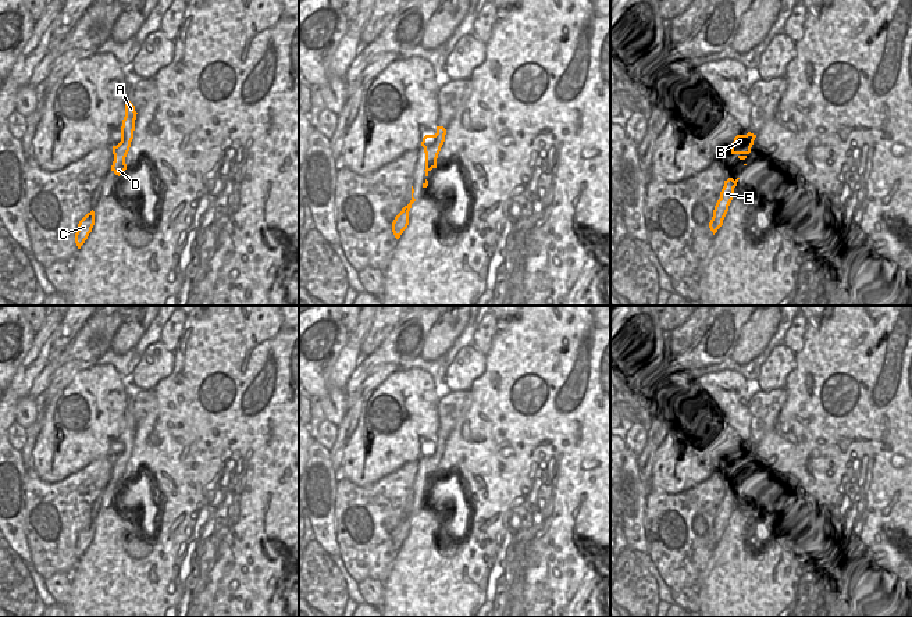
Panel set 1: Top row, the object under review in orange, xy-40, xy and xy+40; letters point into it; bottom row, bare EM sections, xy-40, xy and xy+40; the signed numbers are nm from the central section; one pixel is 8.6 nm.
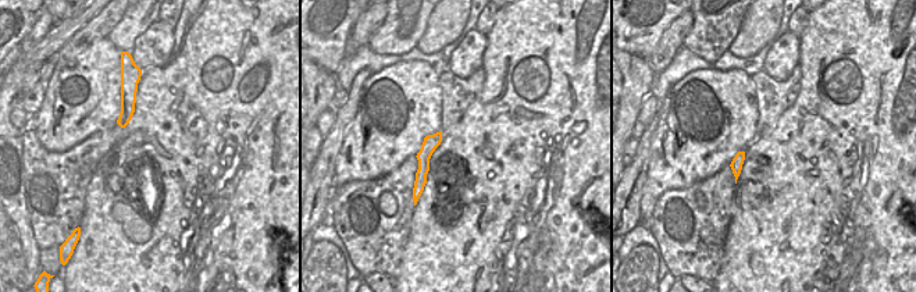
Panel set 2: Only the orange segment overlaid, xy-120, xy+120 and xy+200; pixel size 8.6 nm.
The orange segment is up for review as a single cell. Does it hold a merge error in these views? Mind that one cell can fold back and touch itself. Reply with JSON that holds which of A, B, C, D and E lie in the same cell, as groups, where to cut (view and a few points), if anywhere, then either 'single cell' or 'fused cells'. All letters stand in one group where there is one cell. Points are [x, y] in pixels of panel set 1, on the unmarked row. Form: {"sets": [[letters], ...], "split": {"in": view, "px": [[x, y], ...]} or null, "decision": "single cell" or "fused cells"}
{"sets": [["A", "B", "C", "D", "E"]], "split": null, "decision": "single cell"}

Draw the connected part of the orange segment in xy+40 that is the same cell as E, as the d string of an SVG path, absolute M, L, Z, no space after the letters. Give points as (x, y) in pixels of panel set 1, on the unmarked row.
M728 489L724 492L724 497L720 503L720 510L717 511L715 521L713 521L713 528L709 534L709 539L713 543L713 546L717 543L717 541L723 536L723 531L728 523L728 517L734 509L734 499L737 497L740 489L735 492L733 489Z

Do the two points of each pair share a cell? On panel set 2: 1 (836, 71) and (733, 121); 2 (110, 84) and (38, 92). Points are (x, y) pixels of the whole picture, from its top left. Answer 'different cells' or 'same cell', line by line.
1: different cells
2: different cells

